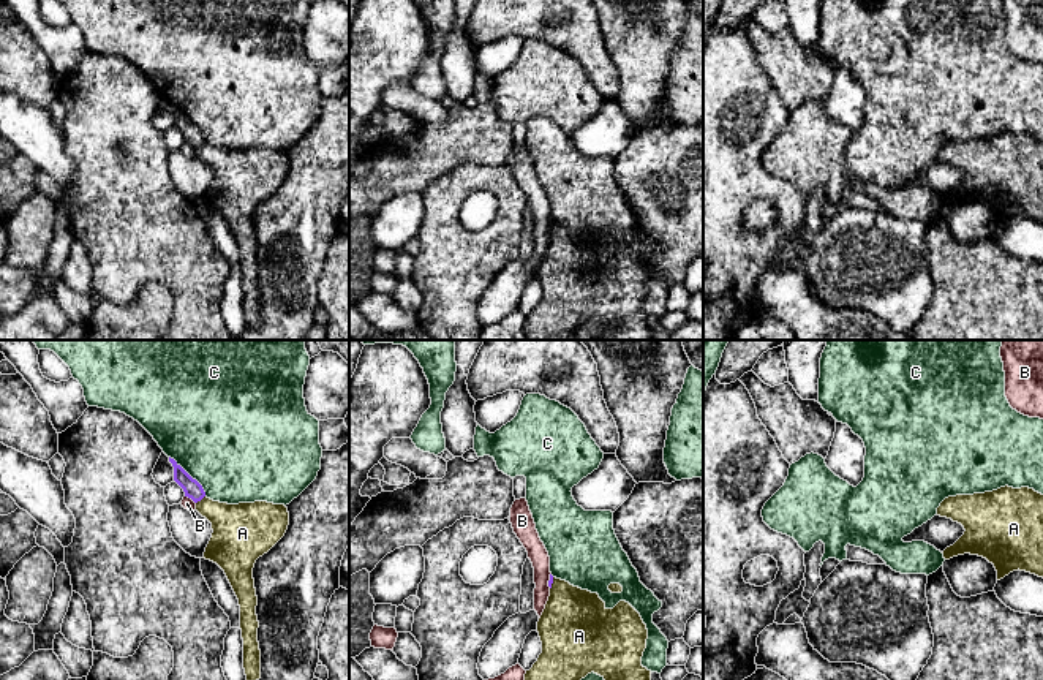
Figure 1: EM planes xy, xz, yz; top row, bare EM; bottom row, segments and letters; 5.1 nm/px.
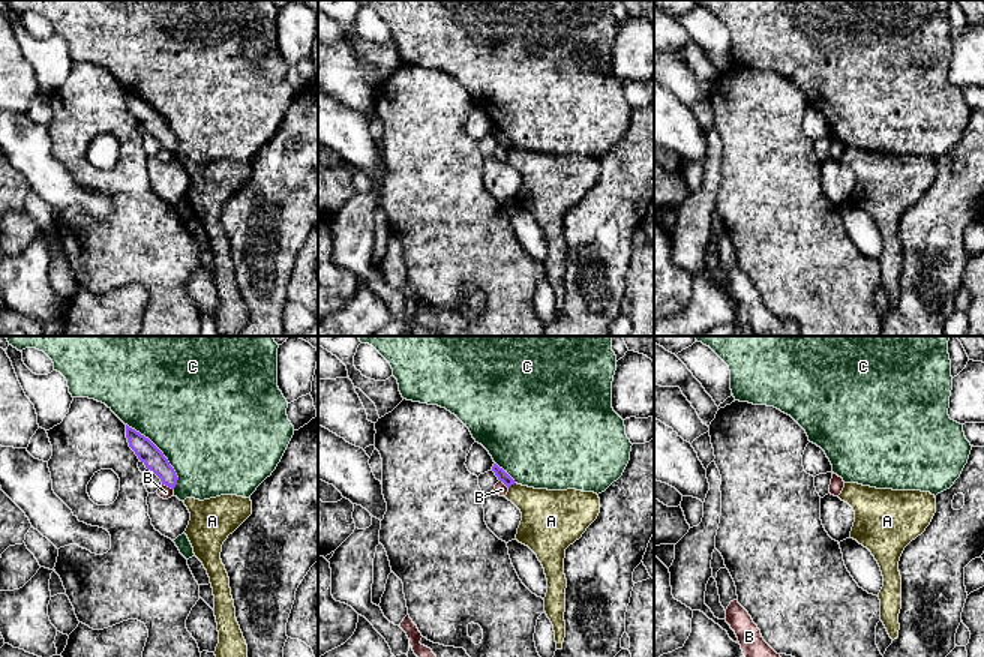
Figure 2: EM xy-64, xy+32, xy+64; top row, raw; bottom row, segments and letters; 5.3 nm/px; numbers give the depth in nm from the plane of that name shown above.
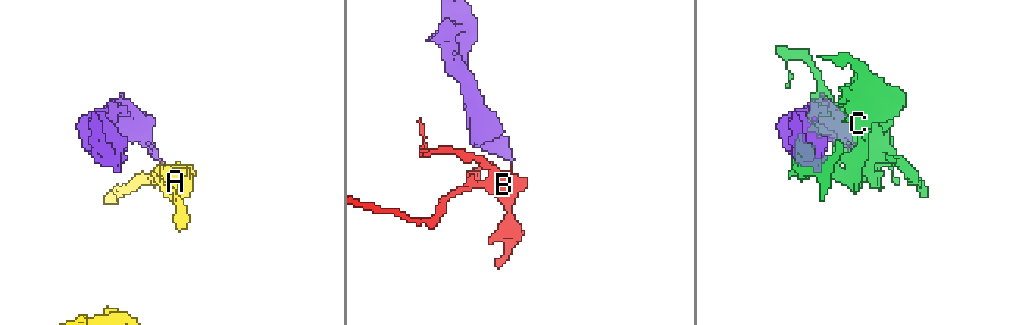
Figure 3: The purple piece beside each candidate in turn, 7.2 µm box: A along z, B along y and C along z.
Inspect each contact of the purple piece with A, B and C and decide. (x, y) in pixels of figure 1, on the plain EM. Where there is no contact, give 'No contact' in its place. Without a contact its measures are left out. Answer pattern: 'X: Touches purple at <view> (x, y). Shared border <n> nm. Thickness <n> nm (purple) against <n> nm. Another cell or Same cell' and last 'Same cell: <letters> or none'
A: Touches purple at xy (199, 146). Shared border 60 nm. Thickness 90 nm (purple) against 260 nm. Another cell
B: Touches purple at xy (190, 143). Shared border 70 nm. Thickness 90 nm (purple) against 60 nm. Another cell
C: Touches purple at xy (188, 120). Shared border 280 nm. Thickness 90 nm (purple) against 500 nm. Another cell
Same cell: none

